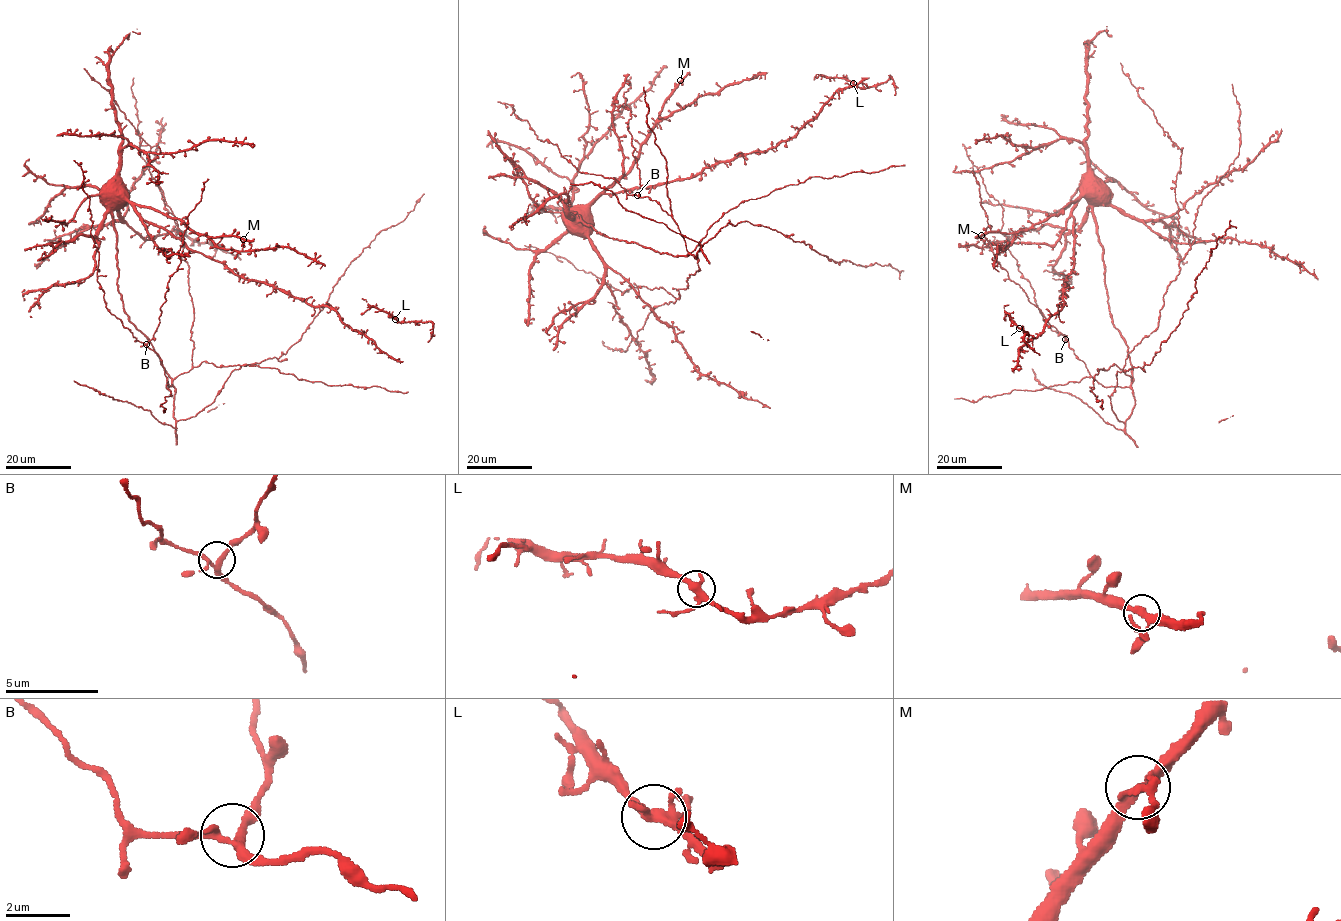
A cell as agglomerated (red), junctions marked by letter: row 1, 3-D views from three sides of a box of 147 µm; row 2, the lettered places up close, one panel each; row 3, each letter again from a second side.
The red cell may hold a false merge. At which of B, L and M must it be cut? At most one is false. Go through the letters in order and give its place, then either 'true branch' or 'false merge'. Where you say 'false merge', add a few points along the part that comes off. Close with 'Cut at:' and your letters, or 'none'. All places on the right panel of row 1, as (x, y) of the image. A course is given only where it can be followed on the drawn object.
B: (1065, 339) | true branch
L: (1019, 328) | true branch
M: (981, 235) | true branch
Cut at: none

